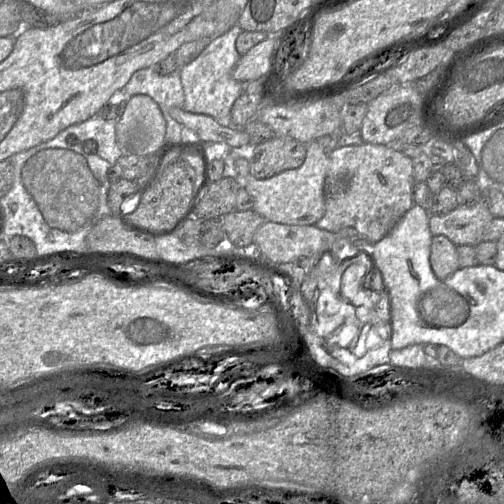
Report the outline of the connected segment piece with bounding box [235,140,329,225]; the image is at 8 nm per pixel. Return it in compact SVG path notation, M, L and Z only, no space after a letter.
M317 140L305 145L306 158L300 167L285 170L265 179L257 179L250 174L247 159L241 157L235 159L238 178L253 198L253 210L266 221L290 225L314 225L324 216L324 180L329 168L329 154L325 153Z

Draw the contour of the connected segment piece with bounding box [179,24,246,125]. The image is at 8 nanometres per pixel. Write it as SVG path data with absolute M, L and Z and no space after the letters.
M236 24L225 34L215 38L195 60L180 68L179 76L185 95L184 110L194 114L209 115L221 125L232 125L233 104L245 91L246 85L232 76L232 71L241 58L235 43L242 31L242 28Z

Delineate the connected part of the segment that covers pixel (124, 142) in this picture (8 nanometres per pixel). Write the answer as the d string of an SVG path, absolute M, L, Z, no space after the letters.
M134 95L116 124L116 141L123 154L154 156L167 141L166 120L150 96Z

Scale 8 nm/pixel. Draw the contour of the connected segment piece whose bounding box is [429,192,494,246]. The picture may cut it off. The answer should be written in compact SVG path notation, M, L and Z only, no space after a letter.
M482 192L481 200L473 205L459 205L443 215L431 214L429 229L433 236L445 236L457 246L476 246L493 218Z

